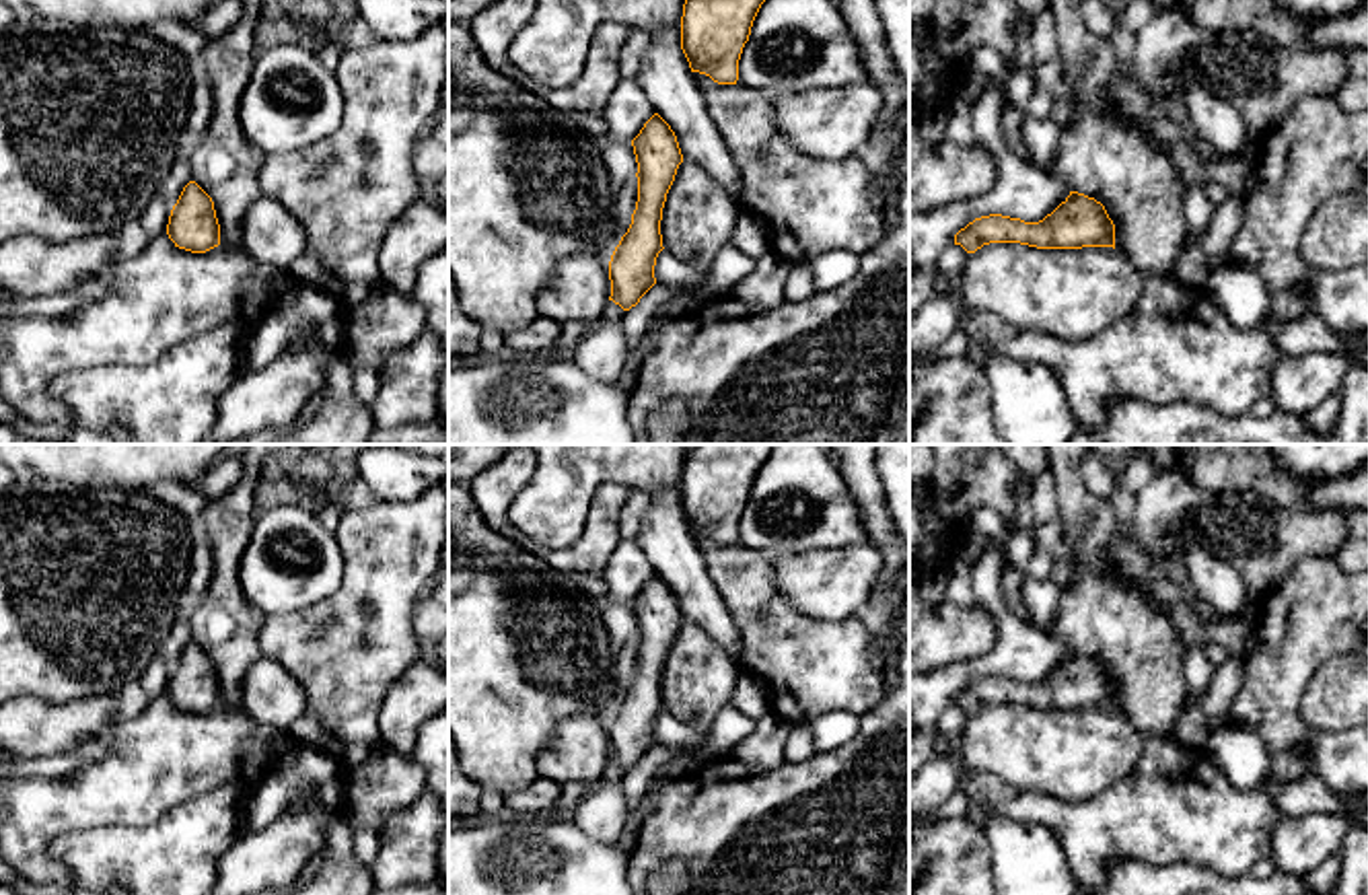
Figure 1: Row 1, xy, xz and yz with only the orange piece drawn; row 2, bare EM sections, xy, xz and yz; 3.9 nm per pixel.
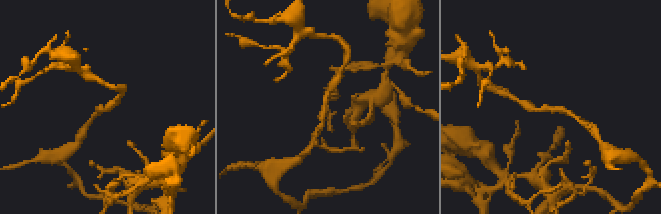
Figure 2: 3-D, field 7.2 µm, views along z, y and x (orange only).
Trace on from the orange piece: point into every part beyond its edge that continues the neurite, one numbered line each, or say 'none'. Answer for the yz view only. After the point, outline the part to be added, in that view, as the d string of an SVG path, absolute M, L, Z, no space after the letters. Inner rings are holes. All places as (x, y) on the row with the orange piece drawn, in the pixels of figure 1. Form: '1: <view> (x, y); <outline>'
1: yz (1107, 159); M1047 0L1057 29L1064 76L1072 91L1072 126L1061 134L1059 152L1045 173L1101 202L1115 224L1115 249L1144 276L1173 278L1173 265L1189 239L1183 200L1187 185L1179 179L1171 156L1138 126L1121 121L1111 111L1119 88L1121 68L1107 37L1090 31L1080 12L1082 0Z

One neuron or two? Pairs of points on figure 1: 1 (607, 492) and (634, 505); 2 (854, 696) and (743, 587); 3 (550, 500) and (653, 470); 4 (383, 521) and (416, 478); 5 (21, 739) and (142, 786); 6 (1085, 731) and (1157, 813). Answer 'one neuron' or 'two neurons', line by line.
1: two neurons
2: one neuron
3: one neuron
4: two neurons
5: two neurons
6: two neurons

